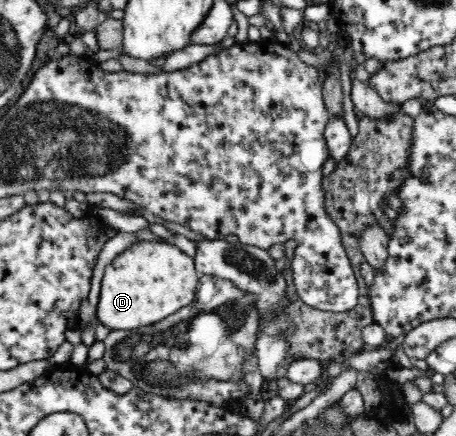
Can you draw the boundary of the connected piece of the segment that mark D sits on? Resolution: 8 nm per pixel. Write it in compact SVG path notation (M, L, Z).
M164 239L137 240L105 266L97 306L99 323L112 329L148 326L194 302L199 274L195 262L174 243Z

